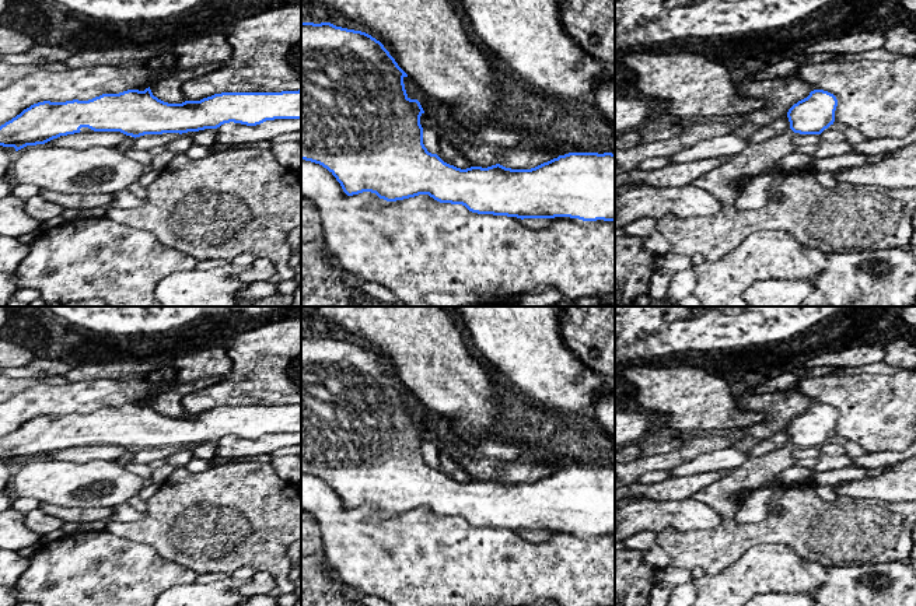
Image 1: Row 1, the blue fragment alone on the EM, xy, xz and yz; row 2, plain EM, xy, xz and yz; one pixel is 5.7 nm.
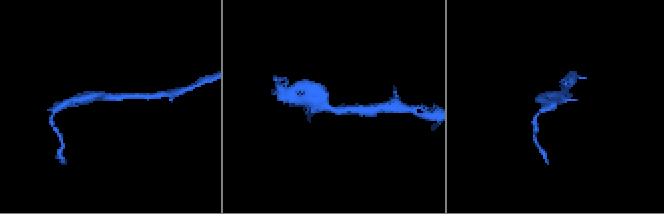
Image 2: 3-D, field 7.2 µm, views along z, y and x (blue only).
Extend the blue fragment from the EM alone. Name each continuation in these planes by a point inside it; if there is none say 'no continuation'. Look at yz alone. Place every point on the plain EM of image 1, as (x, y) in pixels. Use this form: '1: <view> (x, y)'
no continuation

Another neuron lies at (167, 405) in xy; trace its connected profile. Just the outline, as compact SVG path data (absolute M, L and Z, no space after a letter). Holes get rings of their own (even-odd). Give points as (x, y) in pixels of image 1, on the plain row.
M221 346L182 354L169 361L176 369L174 383L150 400L154 410L168 417L185 416L182 397L200 385L213 385L224 379L233 368L227 348Z

